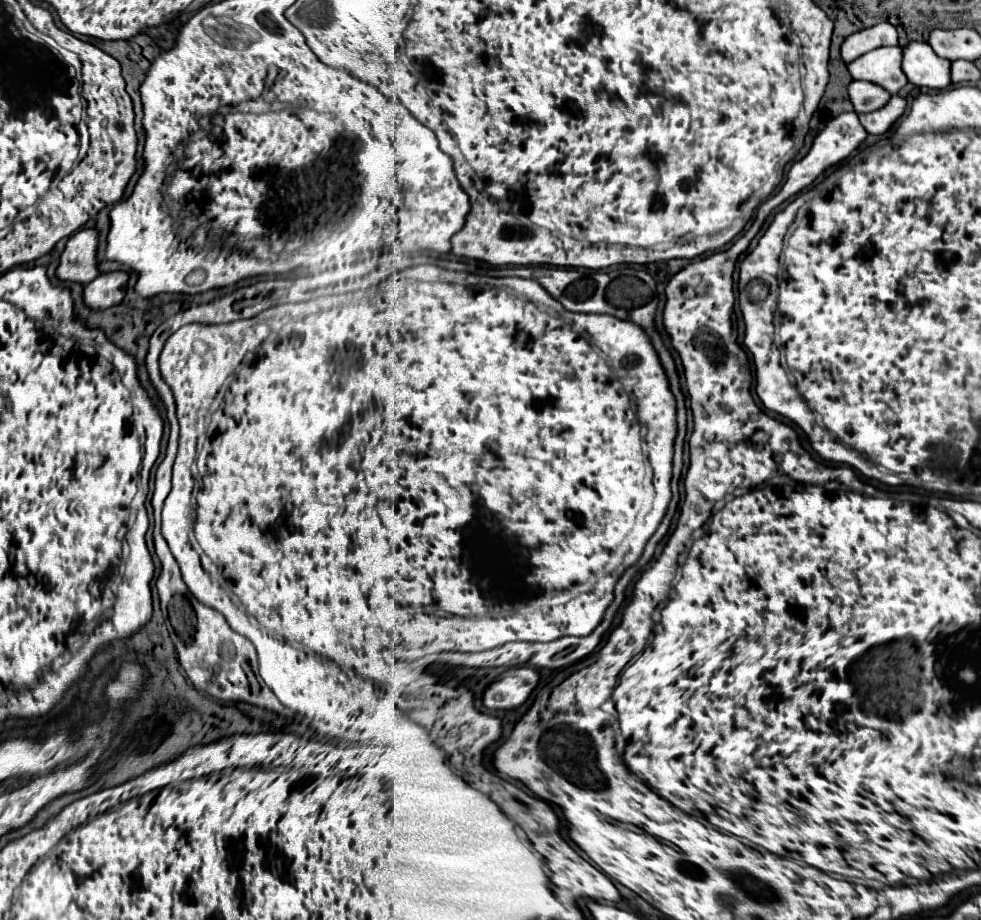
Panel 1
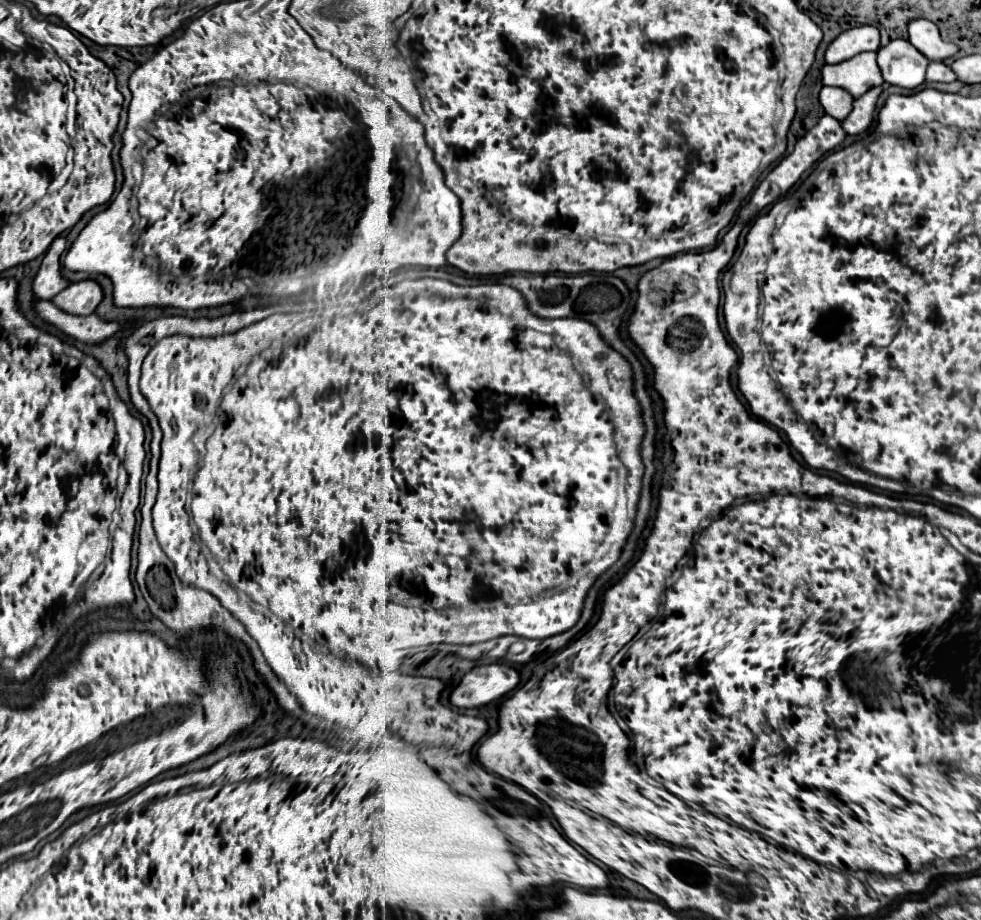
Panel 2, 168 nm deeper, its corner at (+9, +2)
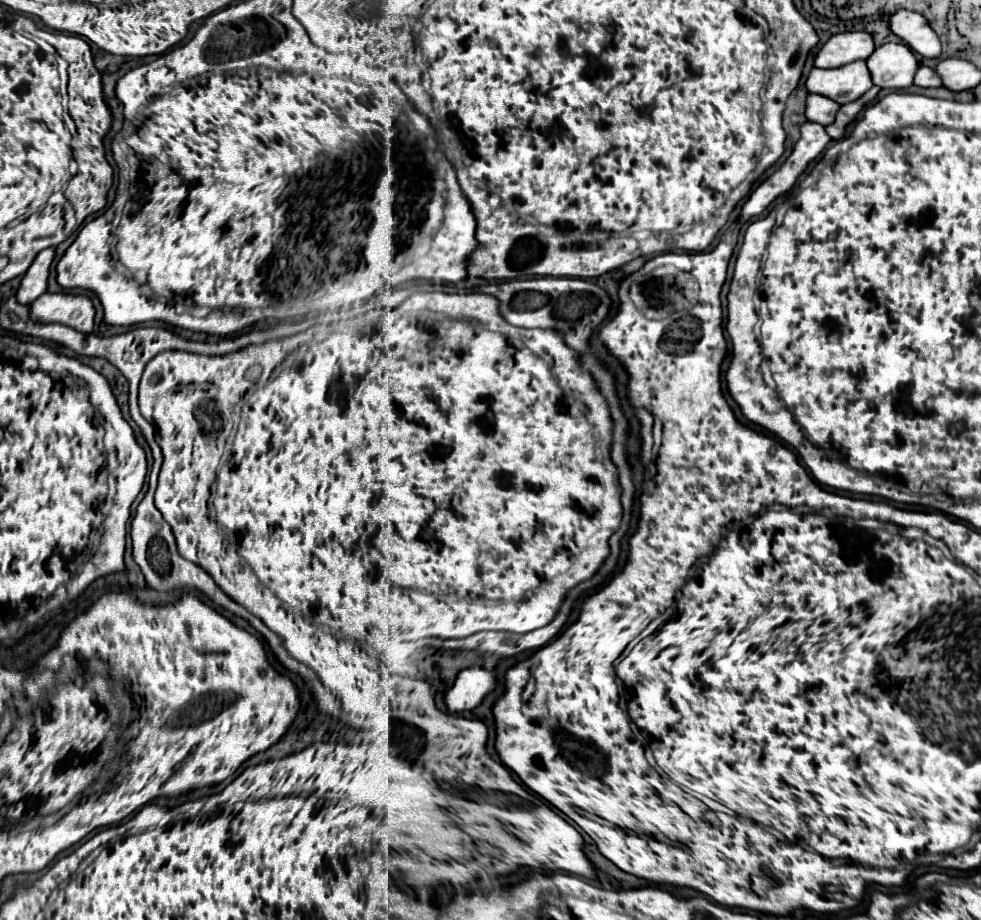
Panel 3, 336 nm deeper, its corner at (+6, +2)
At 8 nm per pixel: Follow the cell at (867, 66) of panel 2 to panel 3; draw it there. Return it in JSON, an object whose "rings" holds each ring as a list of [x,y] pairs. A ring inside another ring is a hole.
{"rings":[[[855,61],[837,69],[811,69],[805,87],[809,93],[819,93],[839,105],[859,99],[873,87],[865,61]]]}

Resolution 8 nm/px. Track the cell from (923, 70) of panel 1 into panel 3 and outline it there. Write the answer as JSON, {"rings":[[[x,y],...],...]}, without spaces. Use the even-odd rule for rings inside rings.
{"rings":[[[885,43],[867,59],[873,85],[881,89],[907,89],[919,67],[915,55],[903,43]]]}

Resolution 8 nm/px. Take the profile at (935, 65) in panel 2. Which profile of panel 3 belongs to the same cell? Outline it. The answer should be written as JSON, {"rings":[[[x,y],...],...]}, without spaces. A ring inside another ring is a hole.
{"rings":[[[919,67],[919,71],[915,73],[915,81],[917,87],[939,87],[939,77],[935,77],[935,71],[931,67]]]}

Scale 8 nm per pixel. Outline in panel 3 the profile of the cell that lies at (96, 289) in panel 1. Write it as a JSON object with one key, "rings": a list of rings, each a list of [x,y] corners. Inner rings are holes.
{"rings":[[[45,293],[29,305],[29,319],[35,323],[61,323],[79,333],[89,335],[93,331],[95,309],[83,295],[69,293]]]}

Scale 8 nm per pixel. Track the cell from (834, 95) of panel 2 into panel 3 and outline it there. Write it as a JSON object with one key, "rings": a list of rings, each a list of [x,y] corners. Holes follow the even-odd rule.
{"rings":[[[807,95],[807,103],[805,103],[807,121],[829,125],[833,123],[837,111],[839,111],[839,105],[831,103],[831,99],[823,99],[823,95]]]}

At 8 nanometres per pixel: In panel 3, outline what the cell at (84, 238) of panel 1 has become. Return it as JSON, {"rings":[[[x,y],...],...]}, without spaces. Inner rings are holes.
{"rings":[[[55,249],[41,251],[31,263],[31,267],[27,269],[27,273],[23,275],[15,295],[21,305],[33,303],[33,299],[37,299],[47,291],[47,277],[49,277],[49,265],[53,261],[53,255],[55,255]]]}

